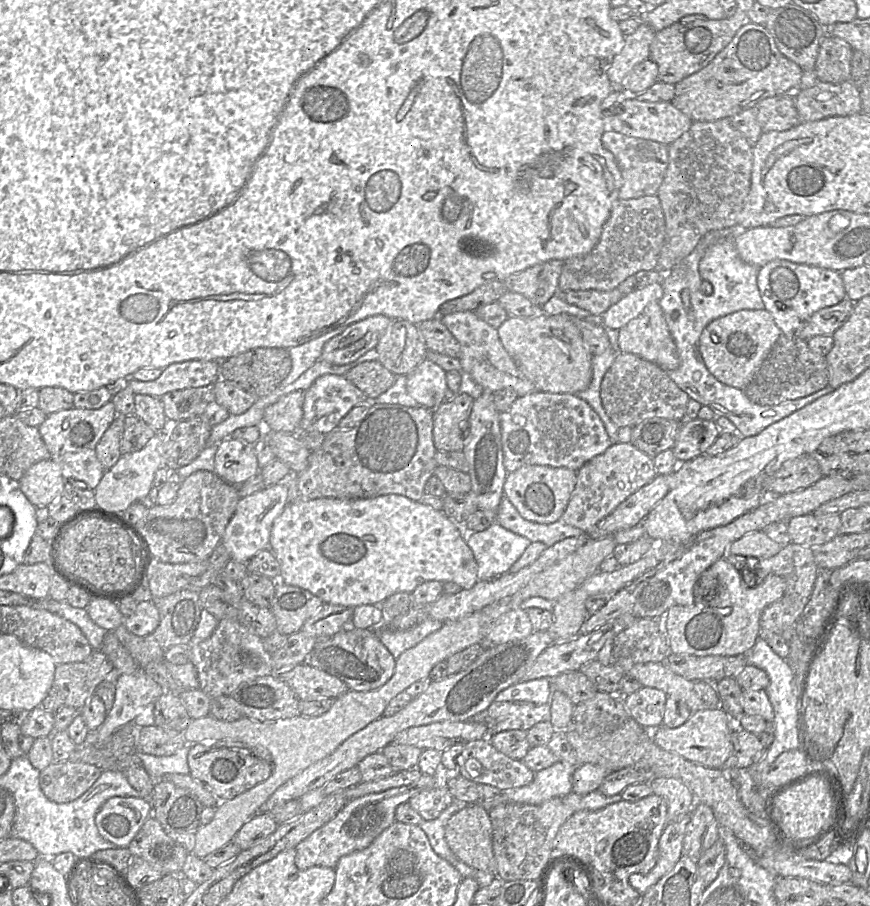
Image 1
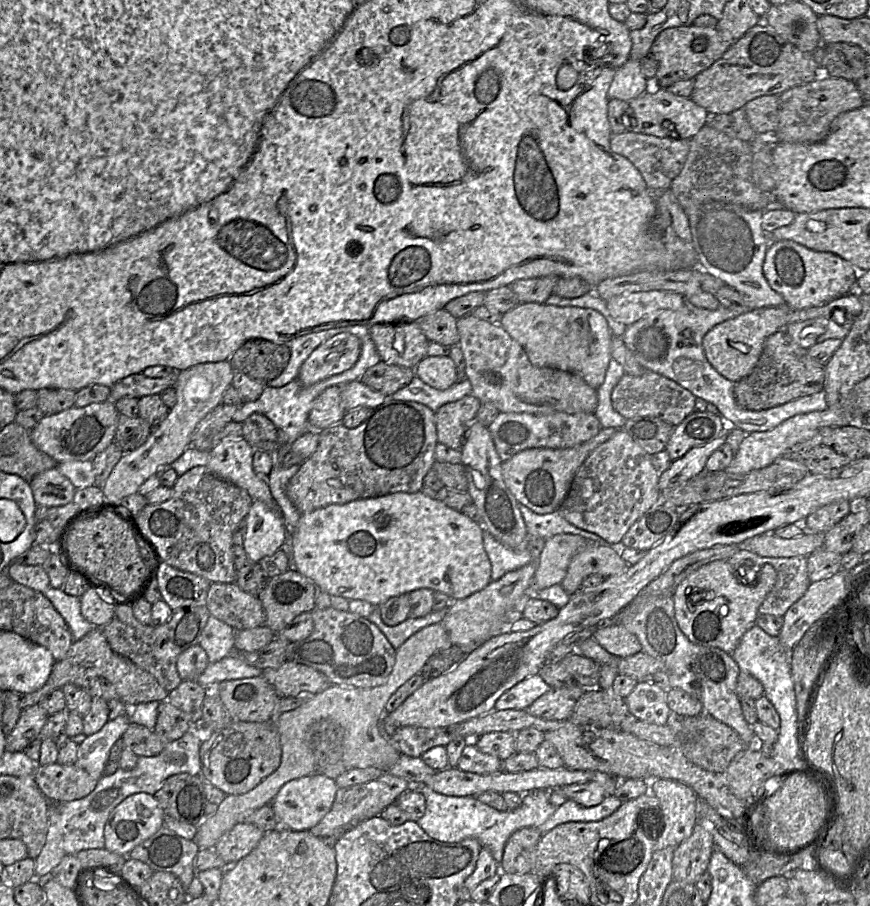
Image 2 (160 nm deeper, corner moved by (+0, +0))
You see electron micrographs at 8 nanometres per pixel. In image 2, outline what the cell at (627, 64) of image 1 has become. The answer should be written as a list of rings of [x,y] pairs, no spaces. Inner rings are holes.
[[[629,58],[616,70],[608,90],[609,99],[631,101],[644,94],[652,85],[642,73],[641,61]]]

